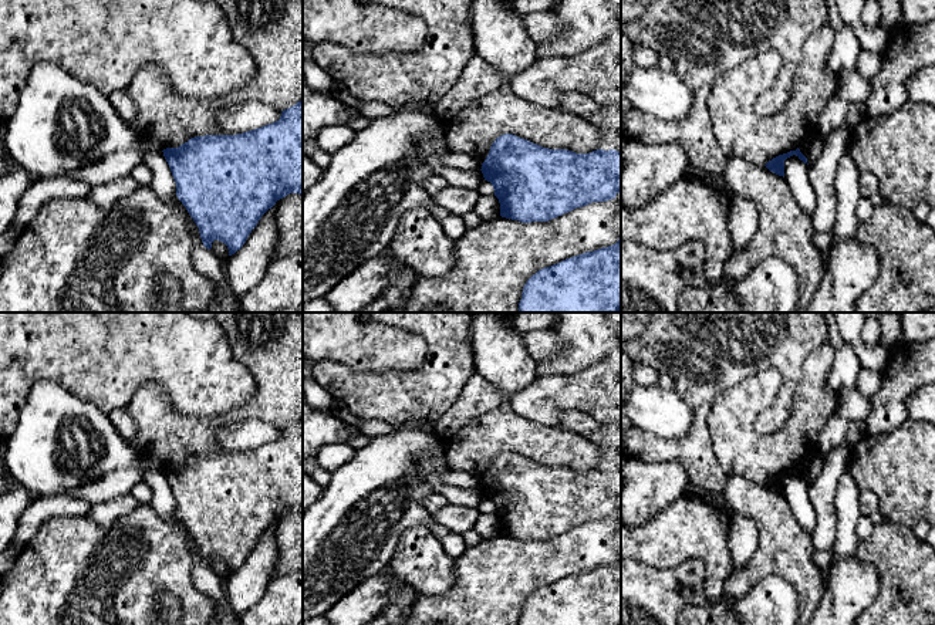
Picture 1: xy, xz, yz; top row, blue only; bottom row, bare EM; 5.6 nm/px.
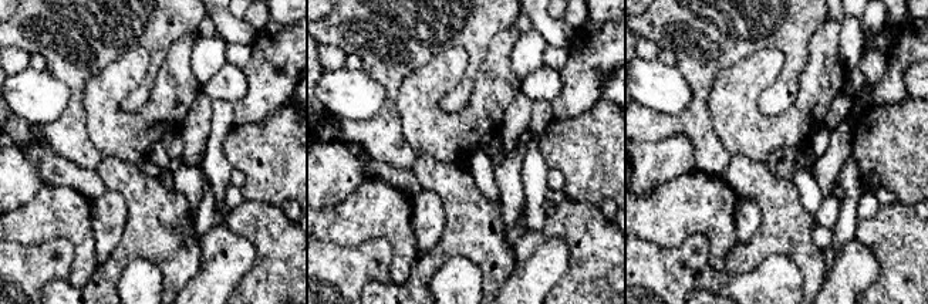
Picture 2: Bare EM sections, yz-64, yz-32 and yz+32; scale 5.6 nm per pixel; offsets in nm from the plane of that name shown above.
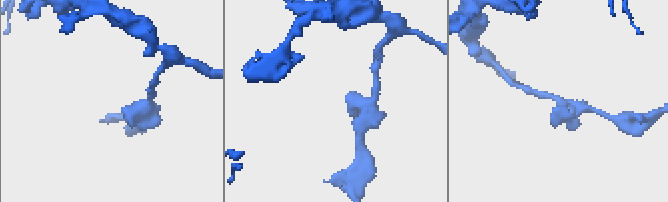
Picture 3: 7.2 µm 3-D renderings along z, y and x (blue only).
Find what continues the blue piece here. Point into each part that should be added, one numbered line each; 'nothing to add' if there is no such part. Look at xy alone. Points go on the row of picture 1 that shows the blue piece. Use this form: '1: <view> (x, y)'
nothing to add

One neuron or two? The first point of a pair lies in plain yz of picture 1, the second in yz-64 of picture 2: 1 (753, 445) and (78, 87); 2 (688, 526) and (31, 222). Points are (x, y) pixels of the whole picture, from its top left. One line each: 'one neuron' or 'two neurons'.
1: two neurons
2: one neuron

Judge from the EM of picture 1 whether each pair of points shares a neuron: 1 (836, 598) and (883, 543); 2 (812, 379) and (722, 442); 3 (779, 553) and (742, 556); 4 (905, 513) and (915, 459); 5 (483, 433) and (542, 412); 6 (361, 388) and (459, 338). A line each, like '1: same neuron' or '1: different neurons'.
1: different neurons
2: same neuron
3: different neurons
4: same neuron
5: different neurons
6: same neuron

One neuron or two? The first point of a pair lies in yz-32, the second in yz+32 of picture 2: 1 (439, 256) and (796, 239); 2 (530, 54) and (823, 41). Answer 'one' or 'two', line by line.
1: one
2: two

